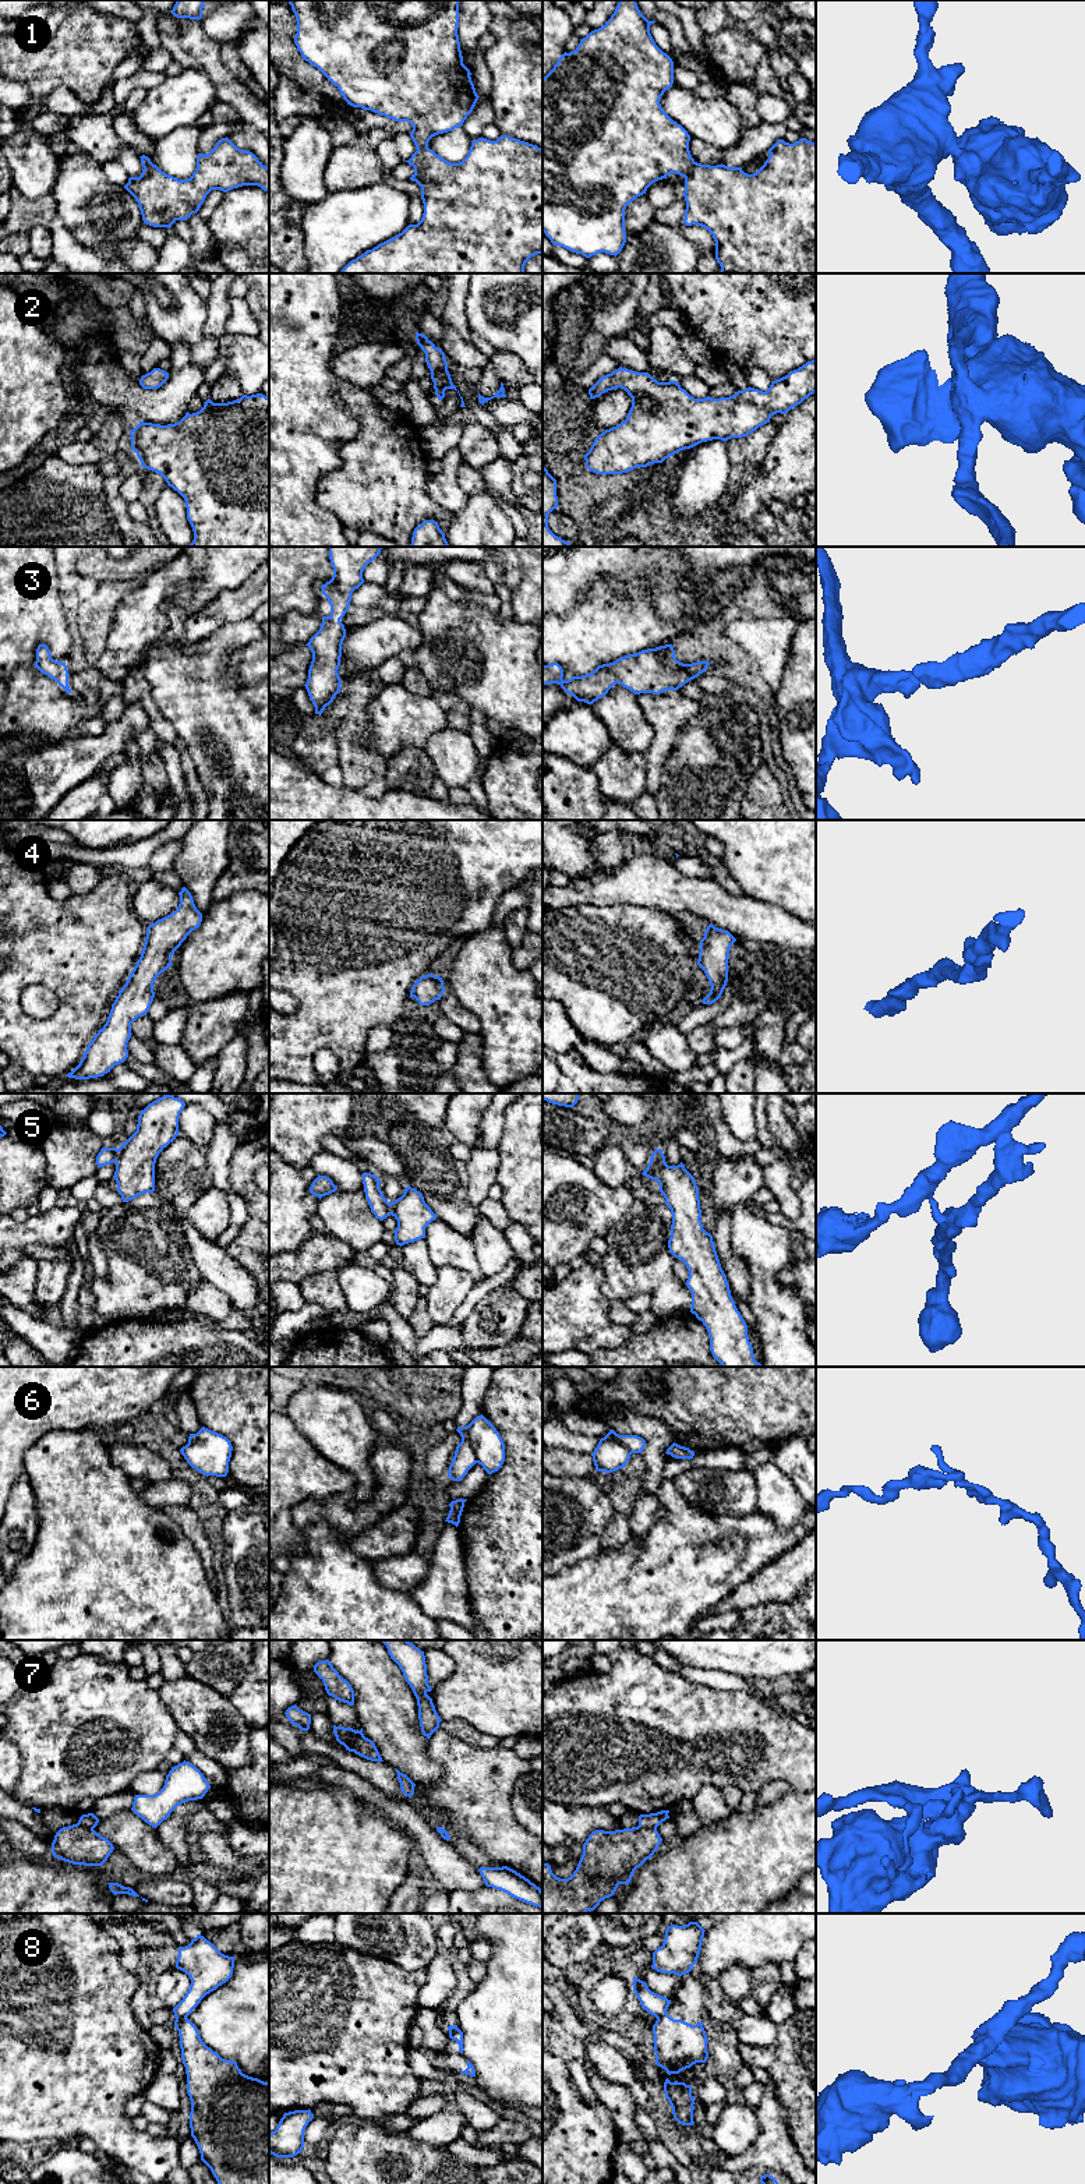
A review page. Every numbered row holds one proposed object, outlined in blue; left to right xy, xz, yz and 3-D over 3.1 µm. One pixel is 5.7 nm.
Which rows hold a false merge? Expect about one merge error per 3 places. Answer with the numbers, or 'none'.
1, 5, 6, 7, 8

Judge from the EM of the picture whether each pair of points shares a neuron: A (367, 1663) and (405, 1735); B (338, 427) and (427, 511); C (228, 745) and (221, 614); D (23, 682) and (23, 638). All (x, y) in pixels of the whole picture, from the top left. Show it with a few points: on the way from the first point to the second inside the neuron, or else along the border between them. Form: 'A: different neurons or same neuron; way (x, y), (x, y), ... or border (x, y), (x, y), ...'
A: same neuron; way (377, 1681), (377, 1688), (389, 1717)
B: different neurons; border (345, 407), (359, 430), (340, 446), (336, 469)
C: different neurons; border (250, 617), (222, 624), (200, 640)
D: different neurons; border (34, 665), (14, 671)

